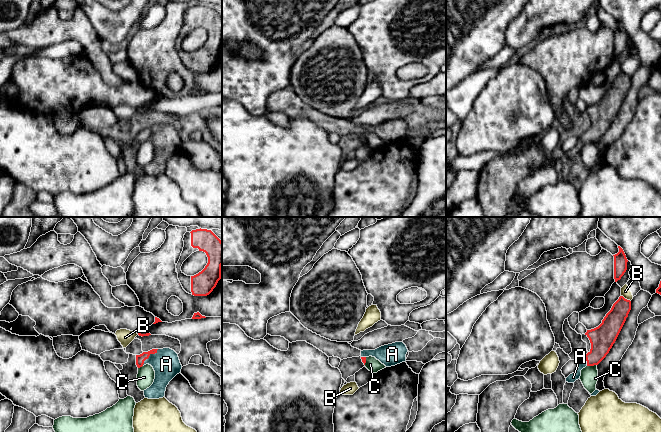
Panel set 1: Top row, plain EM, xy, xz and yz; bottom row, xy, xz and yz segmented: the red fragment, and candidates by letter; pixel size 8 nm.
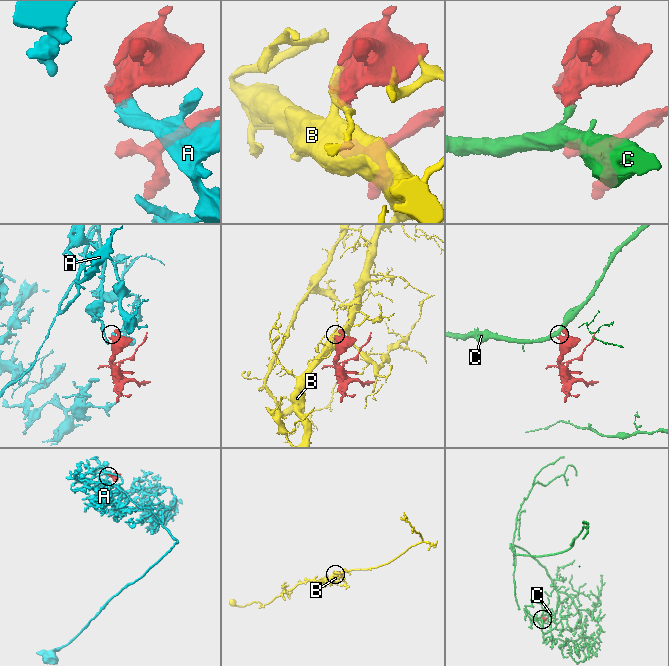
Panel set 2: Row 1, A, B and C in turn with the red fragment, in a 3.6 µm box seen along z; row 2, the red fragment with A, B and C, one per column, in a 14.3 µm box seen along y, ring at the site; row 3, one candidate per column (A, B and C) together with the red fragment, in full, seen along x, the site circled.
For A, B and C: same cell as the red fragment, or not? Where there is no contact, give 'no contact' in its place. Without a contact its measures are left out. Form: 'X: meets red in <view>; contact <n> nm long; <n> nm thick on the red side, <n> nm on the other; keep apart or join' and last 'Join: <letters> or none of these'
A: meets red in xy; contact 190 nm long; 70 nm thick on the red side, 220 nm on the other; join
B: meets red in yz; contact 90 nm long; 170 nm thick on the red side, 80 nm on the other; keep apart
C: meets red in yz; contact 80 nm long; 200 nm thick on the red side, 140 nm on the other; keep apart
Join: A

